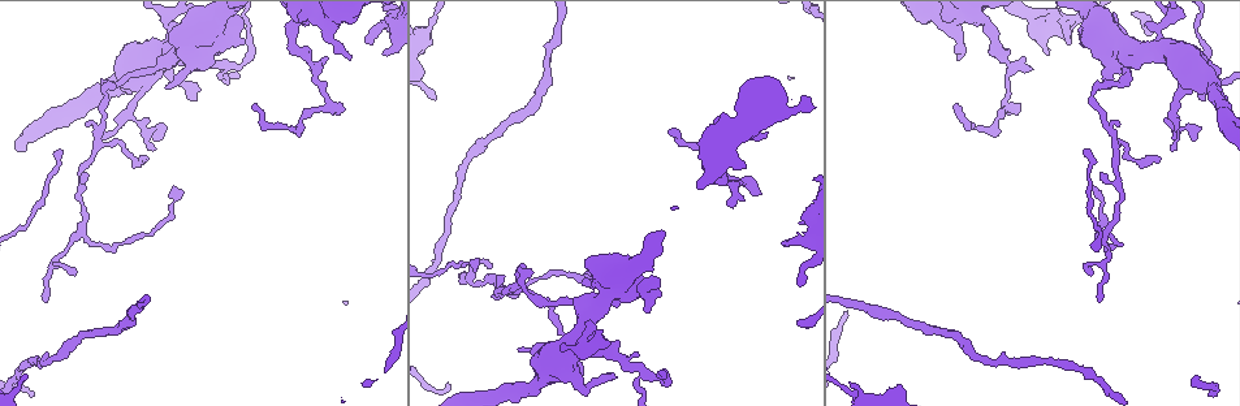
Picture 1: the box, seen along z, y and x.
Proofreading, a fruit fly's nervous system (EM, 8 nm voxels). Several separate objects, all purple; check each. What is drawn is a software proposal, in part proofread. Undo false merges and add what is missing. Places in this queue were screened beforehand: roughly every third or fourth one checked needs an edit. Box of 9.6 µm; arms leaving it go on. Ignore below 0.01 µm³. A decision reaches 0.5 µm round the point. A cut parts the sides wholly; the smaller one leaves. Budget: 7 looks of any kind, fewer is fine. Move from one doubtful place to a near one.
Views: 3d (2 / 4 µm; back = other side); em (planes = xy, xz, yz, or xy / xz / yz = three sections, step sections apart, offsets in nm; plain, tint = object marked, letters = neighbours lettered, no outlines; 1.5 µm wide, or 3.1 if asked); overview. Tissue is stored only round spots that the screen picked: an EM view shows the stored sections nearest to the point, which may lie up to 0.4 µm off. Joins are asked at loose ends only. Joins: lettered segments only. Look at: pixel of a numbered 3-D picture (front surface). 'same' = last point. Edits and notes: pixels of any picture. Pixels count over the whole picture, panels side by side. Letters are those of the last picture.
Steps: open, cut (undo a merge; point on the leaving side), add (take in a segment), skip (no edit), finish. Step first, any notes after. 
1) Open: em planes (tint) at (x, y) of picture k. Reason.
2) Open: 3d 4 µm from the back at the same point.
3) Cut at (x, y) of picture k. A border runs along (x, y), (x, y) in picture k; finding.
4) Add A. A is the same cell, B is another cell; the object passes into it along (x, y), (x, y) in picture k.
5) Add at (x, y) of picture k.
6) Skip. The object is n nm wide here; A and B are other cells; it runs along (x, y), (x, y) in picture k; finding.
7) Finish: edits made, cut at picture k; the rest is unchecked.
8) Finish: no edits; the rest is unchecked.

Open: 3d 2 µm at (1100, 302) of picture 1. Free end.

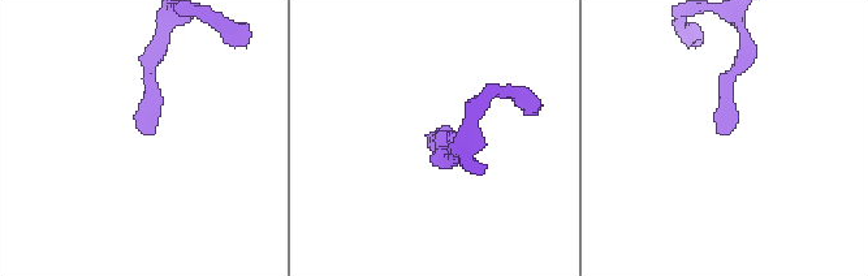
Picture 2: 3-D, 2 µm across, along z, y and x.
Open: em yz step 8 (letters) at (432, 132) of picture 2.

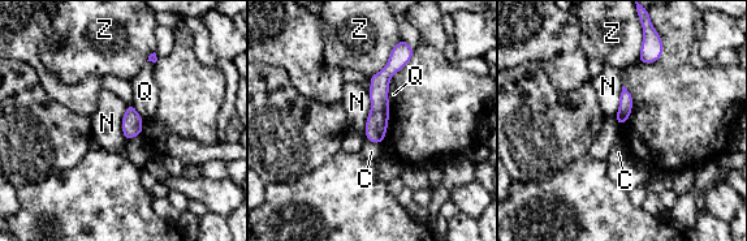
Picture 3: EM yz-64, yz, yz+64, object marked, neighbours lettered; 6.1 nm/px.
Open: em planes (letters) at the same point.

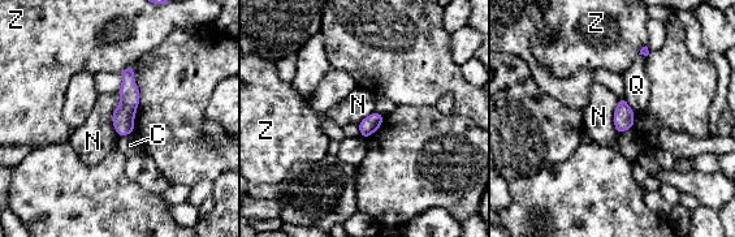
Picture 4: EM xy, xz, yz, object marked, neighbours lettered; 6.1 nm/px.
Skip. The object is 110 nm wide here; C, N, Q and Z are other cells; a border runs along (119, 91), (112, 116), (117, 136) in picture 4; no lettered segment goes on from it.

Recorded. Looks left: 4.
Open: 3d 4 µm from the back at (1090, 96) of picture 1. Abrupt turn.

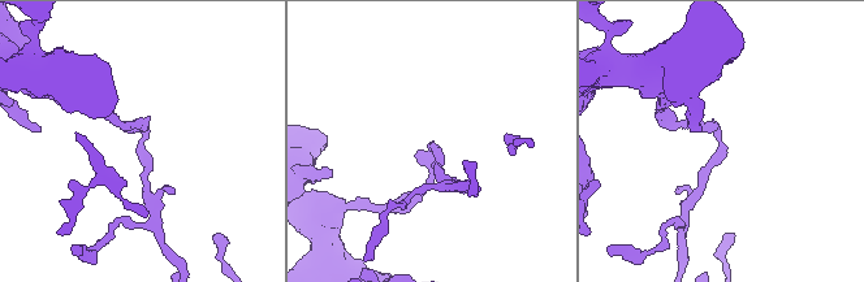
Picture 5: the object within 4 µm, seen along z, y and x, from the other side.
Open: em xz step 8 (tint) at (721, 144) of picture 5.

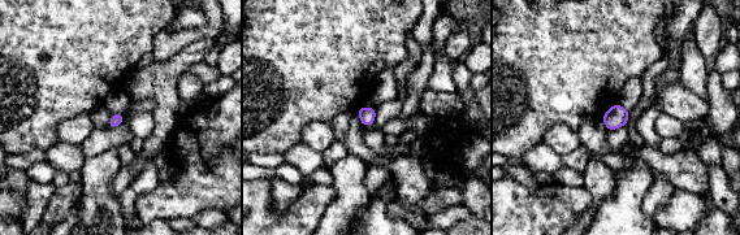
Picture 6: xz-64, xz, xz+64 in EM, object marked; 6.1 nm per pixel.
Open: em planes (letters) at the same point.

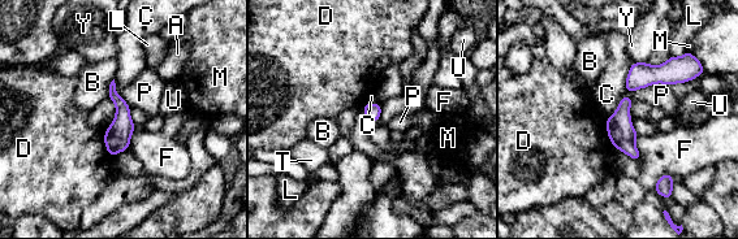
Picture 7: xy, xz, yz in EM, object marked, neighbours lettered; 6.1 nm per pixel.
Skip. A, B, C, D, F, L, M, P, T, U and Y are other cells; continuous, no second cell.

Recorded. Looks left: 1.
Finish: no edits; the rest is unchecked.

